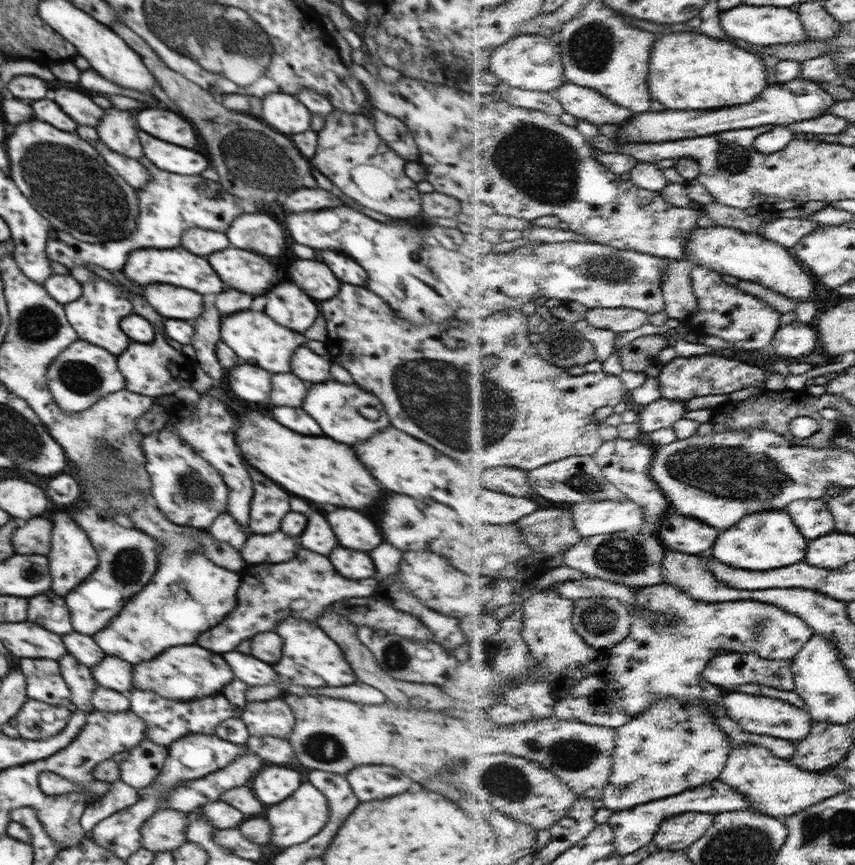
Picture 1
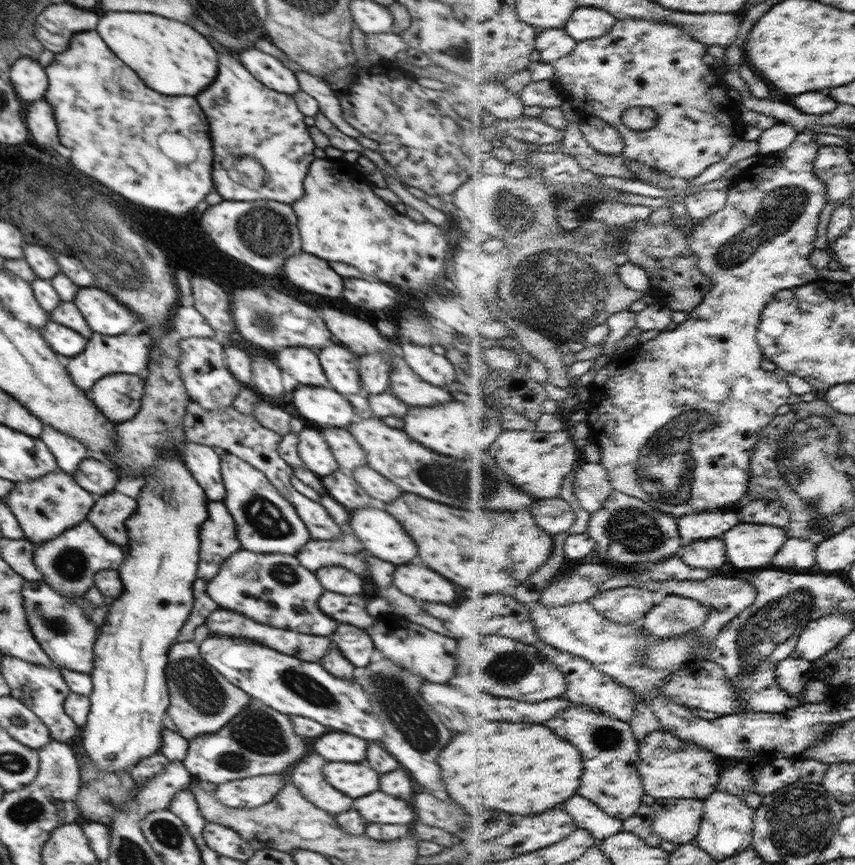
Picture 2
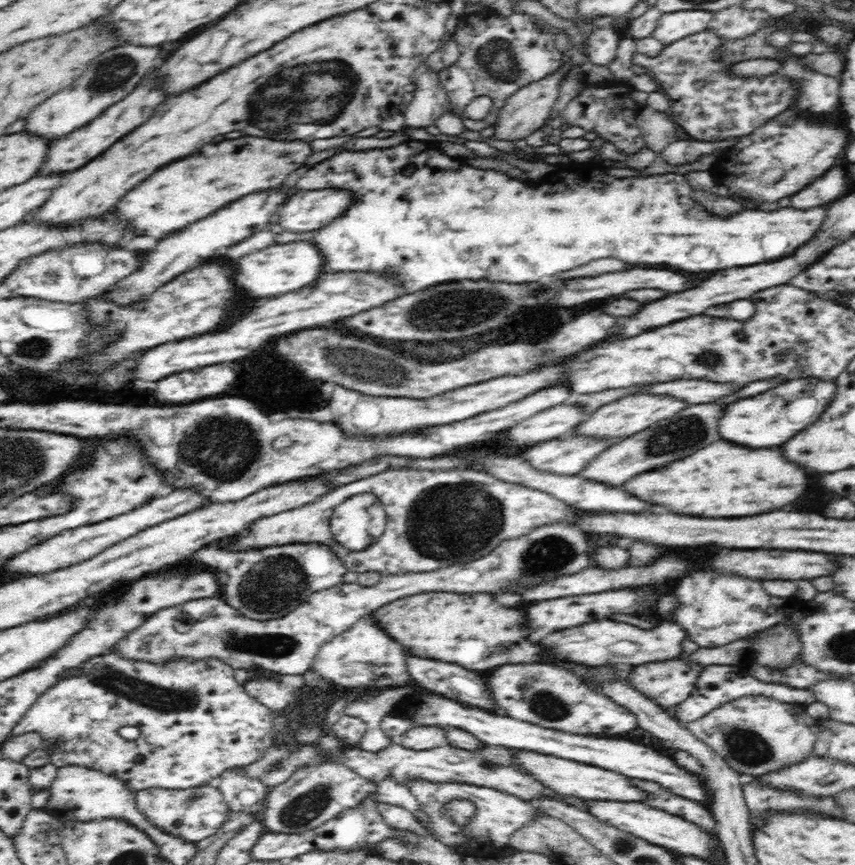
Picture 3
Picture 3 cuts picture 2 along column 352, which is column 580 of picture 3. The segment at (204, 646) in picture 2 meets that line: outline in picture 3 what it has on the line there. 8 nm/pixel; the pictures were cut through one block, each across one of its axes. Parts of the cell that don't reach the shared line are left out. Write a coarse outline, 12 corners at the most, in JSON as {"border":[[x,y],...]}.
{"border":[[552,664],[488,678],[516,720],[570,734],[624,734],[636,715]]}

